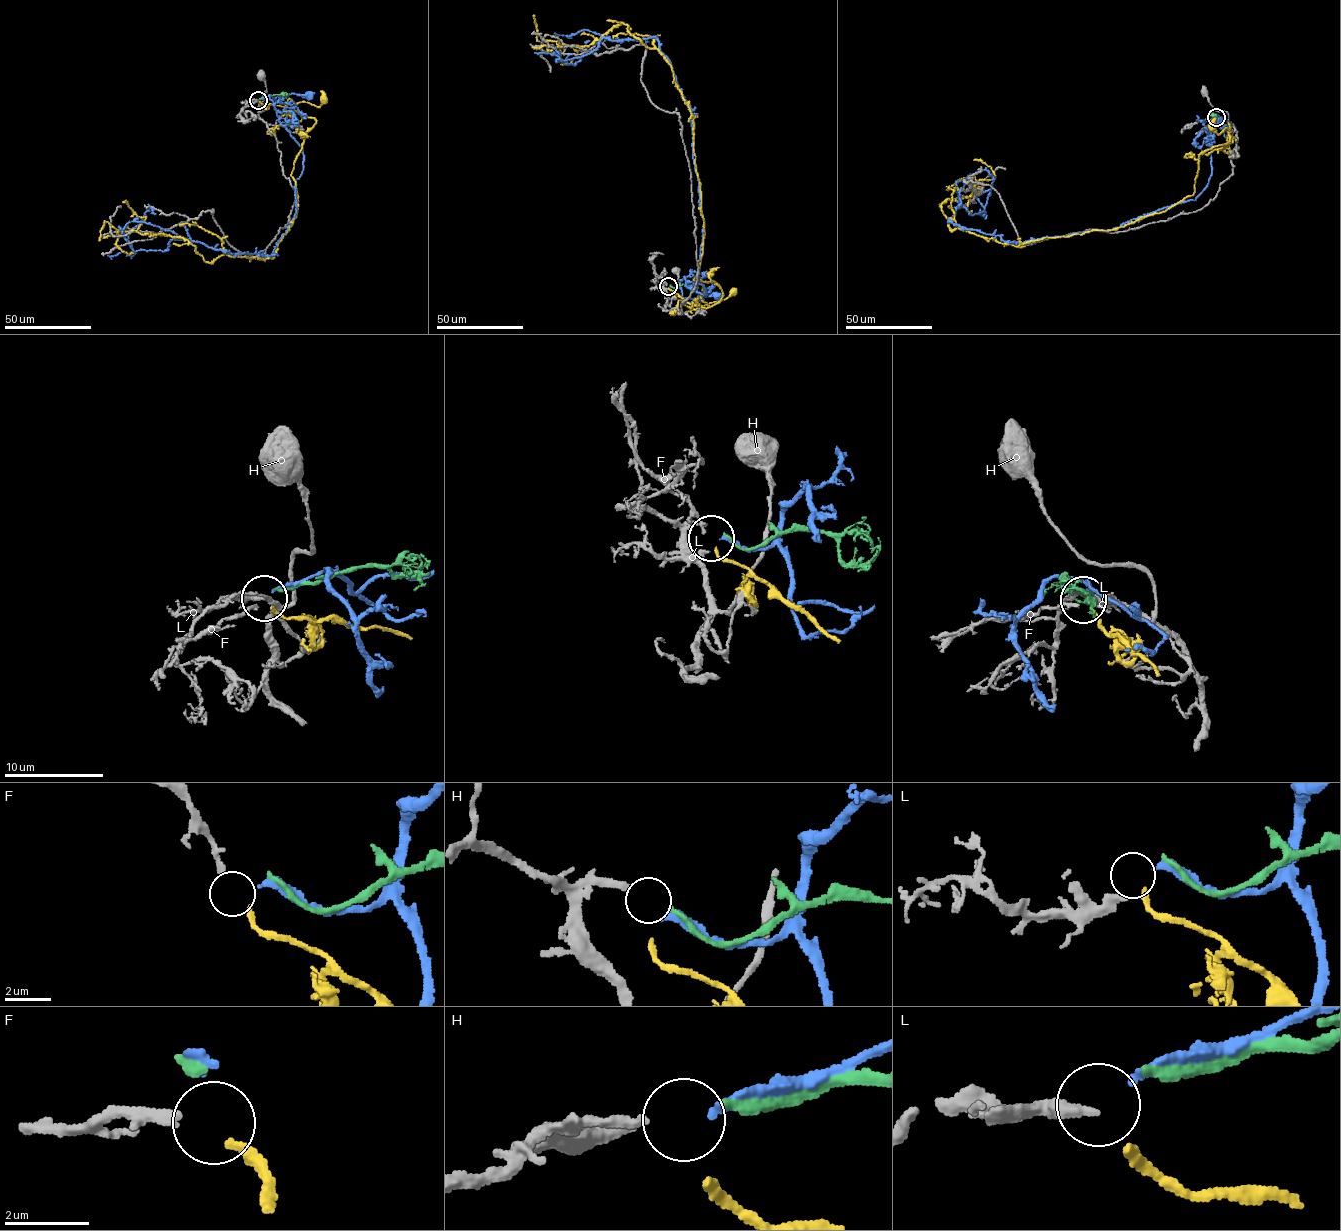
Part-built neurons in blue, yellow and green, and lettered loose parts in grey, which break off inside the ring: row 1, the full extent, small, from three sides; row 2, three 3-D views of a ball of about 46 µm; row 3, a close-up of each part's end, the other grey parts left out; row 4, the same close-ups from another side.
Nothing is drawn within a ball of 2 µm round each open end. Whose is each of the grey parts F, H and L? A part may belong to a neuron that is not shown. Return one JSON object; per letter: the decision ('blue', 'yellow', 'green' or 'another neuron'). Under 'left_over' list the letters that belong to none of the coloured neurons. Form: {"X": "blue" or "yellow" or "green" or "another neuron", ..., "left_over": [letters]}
{"F": "yellow", "H": "green", "L": "blue", "left_over": []}

